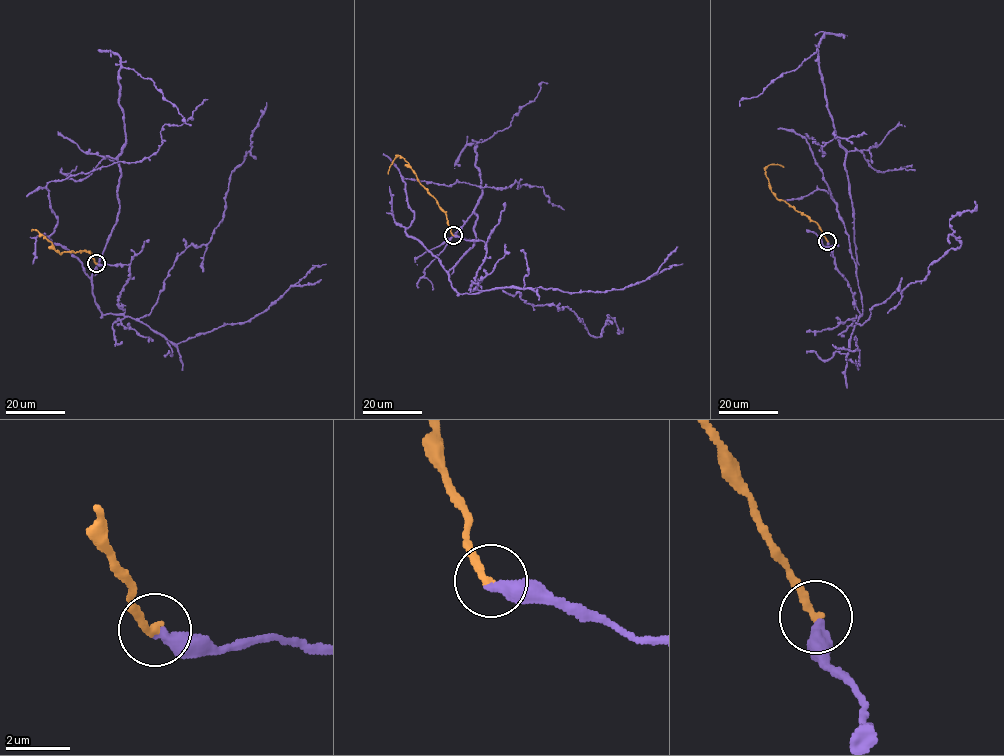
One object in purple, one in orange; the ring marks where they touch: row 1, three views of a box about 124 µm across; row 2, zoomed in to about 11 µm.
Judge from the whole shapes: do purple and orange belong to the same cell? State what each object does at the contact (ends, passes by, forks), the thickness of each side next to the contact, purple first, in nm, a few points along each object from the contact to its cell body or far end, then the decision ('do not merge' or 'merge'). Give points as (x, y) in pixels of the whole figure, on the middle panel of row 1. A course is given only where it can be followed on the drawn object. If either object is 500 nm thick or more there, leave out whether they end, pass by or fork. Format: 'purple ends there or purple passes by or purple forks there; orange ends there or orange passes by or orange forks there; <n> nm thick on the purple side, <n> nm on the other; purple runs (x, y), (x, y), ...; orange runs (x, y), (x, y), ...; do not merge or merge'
purple ends there; orange ends there; 400 nm thick on the purple side, 260 nm on the other; purple runs (453, 235), (485, 244), (478, 292), (458, 292), (448, 276), (476, 238), (475, 146), (510, 125), (547, 84); orange runs (453, 235), (444, 212), (403, 158), (398, 155), (388, 174); merge

